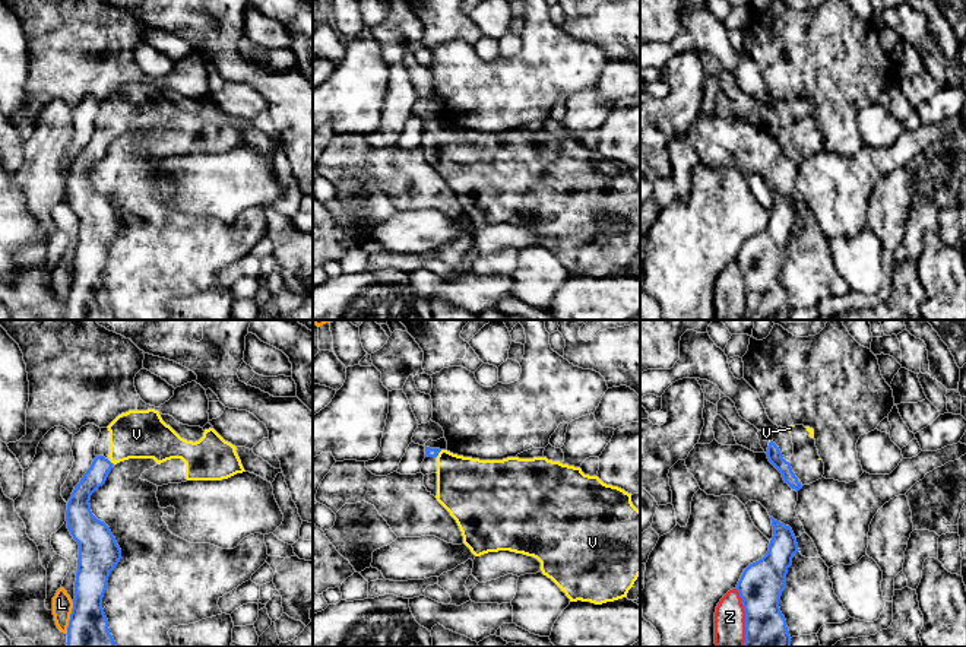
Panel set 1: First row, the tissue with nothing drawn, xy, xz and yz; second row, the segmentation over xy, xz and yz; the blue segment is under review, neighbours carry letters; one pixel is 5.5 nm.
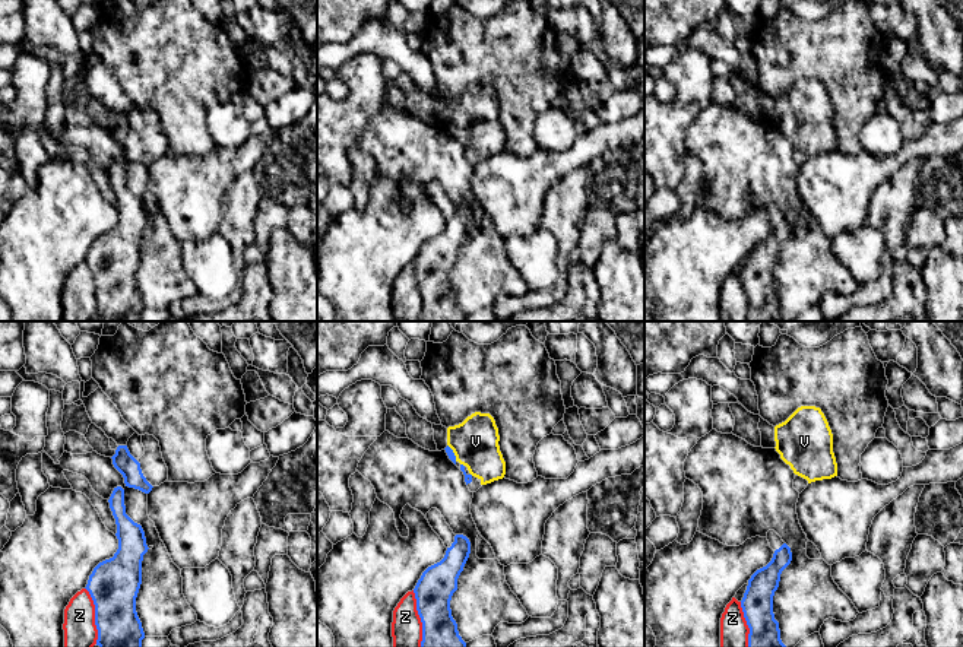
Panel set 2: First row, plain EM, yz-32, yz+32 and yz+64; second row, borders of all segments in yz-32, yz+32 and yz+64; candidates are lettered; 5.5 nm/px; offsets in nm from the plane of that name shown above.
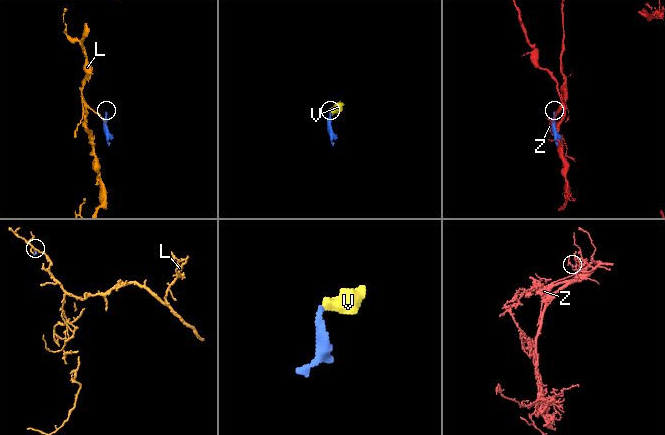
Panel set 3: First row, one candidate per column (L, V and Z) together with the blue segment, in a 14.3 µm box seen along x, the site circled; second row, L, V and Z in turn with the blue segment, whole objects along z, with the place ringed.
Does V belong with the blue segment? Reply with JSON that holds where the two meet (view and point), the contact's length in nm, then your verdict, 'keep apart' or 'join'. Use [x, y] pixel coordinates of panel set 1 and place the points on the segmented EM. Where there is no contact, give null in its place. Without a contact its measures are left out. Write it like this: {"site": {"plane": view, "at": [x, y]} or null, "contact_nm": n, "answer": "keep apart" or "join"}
{"site": {"plane": "xz", "at": [439, 452]}, "contact_nm": 50, "answer": "join"}

